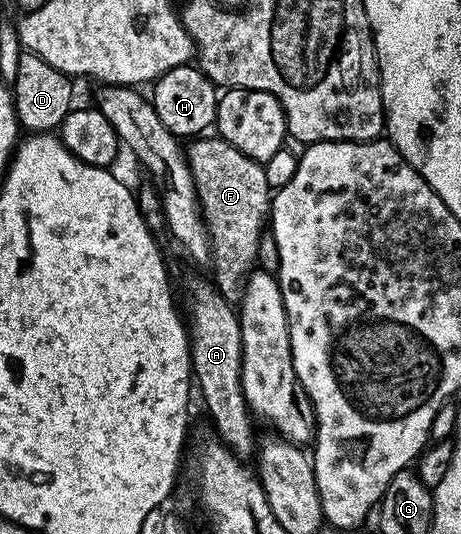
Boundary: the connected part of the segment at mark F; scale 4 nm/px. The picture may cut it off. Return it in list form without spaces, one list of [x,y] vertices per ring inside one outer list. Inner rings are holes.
[[[206,134],[191,144],[194,145],[188,148],[186,161],[190,163],[198,201],[202,203],[202,217],[210,235],[210,264],[212,269],[214,268],[212,283],[230,305],[236,306],[242,301],[242,286],[246,283],[246,277],[258,264],[260,238],[268,228],[272,189],[266,177],[265,167],[259,161],[248,158],[248,154],[236,150],[236,146],[232,146],[228,141],[214,134]]]

